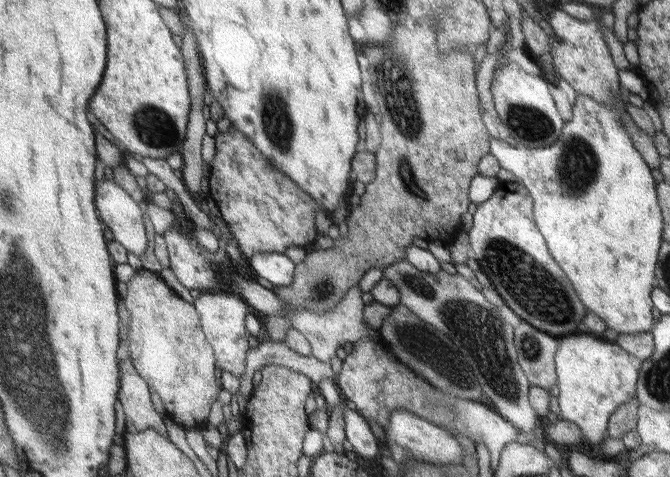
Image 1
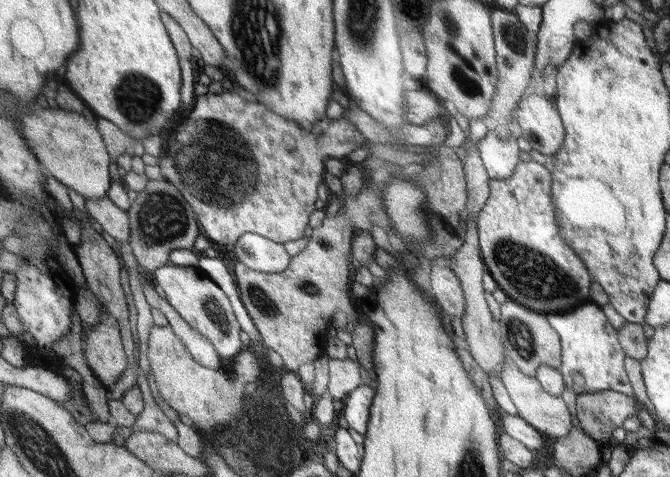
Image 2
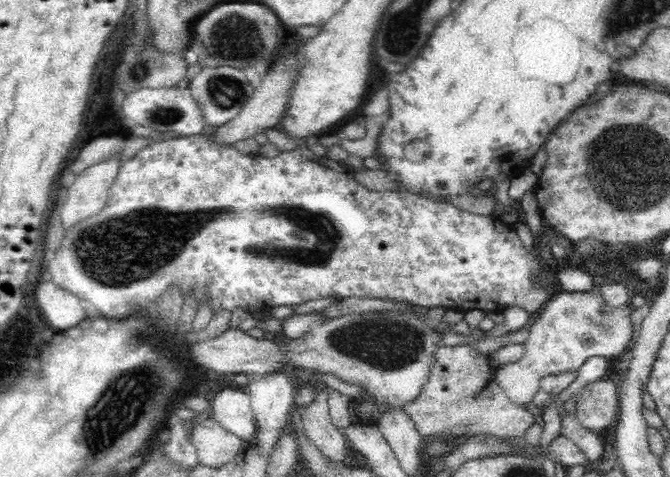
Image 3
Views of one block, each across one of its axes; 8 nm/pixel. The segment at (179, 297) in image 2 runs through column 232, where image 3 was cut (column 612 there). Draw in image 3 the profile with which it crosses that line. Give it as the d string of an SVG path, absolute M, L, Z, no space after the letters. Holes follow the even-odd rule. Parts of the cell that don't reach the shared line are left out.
M598 289L590 292L568 293L560 292L550 299L544 312L534 324L529 327L529 337L527 343L524 343L525 353L518 362L506 364L502 368L495 369L496 382L502 386L502 391L508 396L508 399L517 405L526 404L533 399L534 394L539 391L538 378L546 375L566 374L570 371L576 371L587 358L601 356L614 357L620 356L622 350L630 344L632 336L632 325L630 325L630 316L633 314L630 303L624 305L621 309L613 311L604 311L604 301L602 293Z

